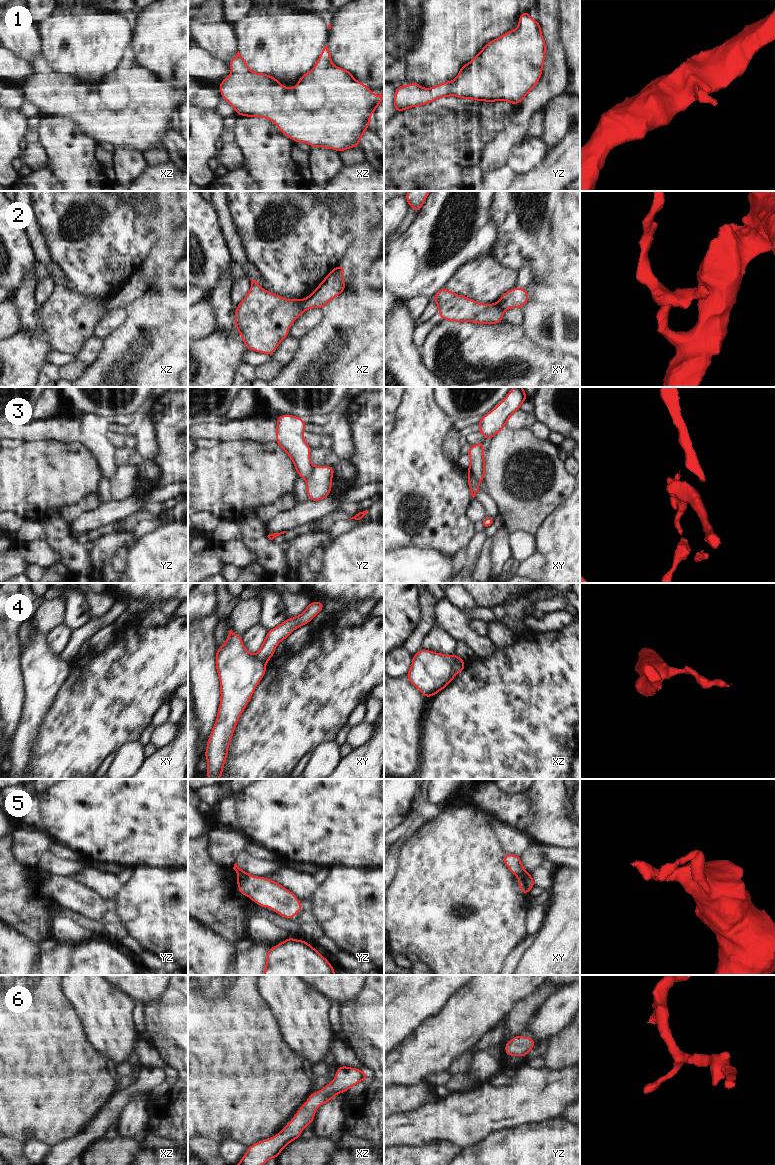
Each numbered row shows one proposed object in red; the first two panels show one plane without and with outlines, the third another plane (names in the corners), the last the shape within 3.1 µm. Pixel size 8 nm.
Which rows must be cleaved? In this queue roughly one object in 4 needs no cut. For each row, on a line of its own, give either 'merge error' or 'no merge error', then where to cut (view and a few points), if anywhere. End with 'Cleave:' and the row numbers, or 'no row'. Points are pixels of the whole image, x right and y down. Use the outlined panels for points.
1: no merge error; cut none
2: merge error; cut xz (303, 299), (298, 315)
3: merge error; cut yz (314, 467), (306, 480)
4: merge error; cut xz (455, 655), (455, 667), (459, 672)
5: merge error; cut xy (524, 870), (517, 876)
6: no merge error; cut none
Cleave: 2, 3, 4, 5

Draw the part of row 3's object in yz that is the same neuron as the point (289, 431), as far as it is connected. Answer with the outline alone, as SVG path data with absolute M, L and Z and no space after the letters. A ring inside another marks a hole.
M281 415L276 419L276 443L288 454L299 477L307 480L314 465L310 459L312 448L303 439L304 419L294 415Z

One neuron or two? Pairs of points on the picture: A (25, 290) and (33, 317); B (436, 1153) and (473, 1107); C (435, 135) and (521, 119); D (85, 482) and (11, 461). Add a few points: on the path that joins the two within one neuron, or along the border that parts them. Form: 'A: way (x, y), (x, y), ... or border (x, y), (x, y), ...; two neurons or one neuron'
A: way (25, 297), (27, 310); one neuron
B: border (422, 1148), (428, 1145), (449, 1142), (460, 1149); two neurons
C: border (516, 105), (510, 123), (495, 139); two neurons
D: way (67, 474), (29, 474); one neuron

